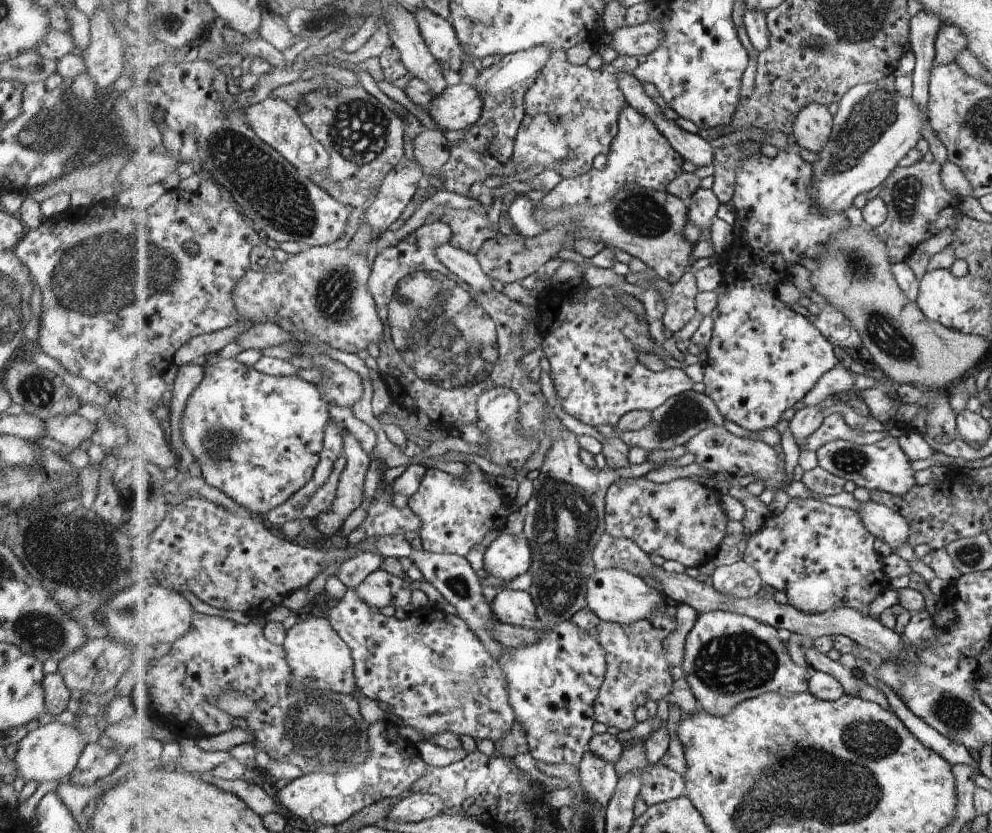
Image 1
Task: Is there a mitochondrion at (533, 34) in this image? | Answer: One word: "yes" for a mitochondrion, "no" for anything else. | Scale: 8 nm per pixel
no

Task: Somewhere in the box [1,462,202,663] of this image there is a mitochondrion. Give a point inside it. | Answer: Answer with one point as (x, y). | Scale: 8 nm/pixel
(48, 542)

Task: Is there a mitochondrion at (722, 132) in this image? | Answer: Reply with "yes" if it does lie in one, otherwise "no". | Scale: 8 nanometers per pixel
no

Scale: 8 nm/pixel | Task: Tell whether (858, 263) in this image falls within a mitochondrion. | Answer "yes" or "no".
yes

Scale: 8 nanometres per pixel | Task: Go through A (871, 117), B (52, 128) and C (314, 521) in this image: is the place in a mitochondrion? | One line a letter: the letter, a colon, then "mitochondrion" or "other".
A: mitochondrion
B: mitochondrion
C: other

